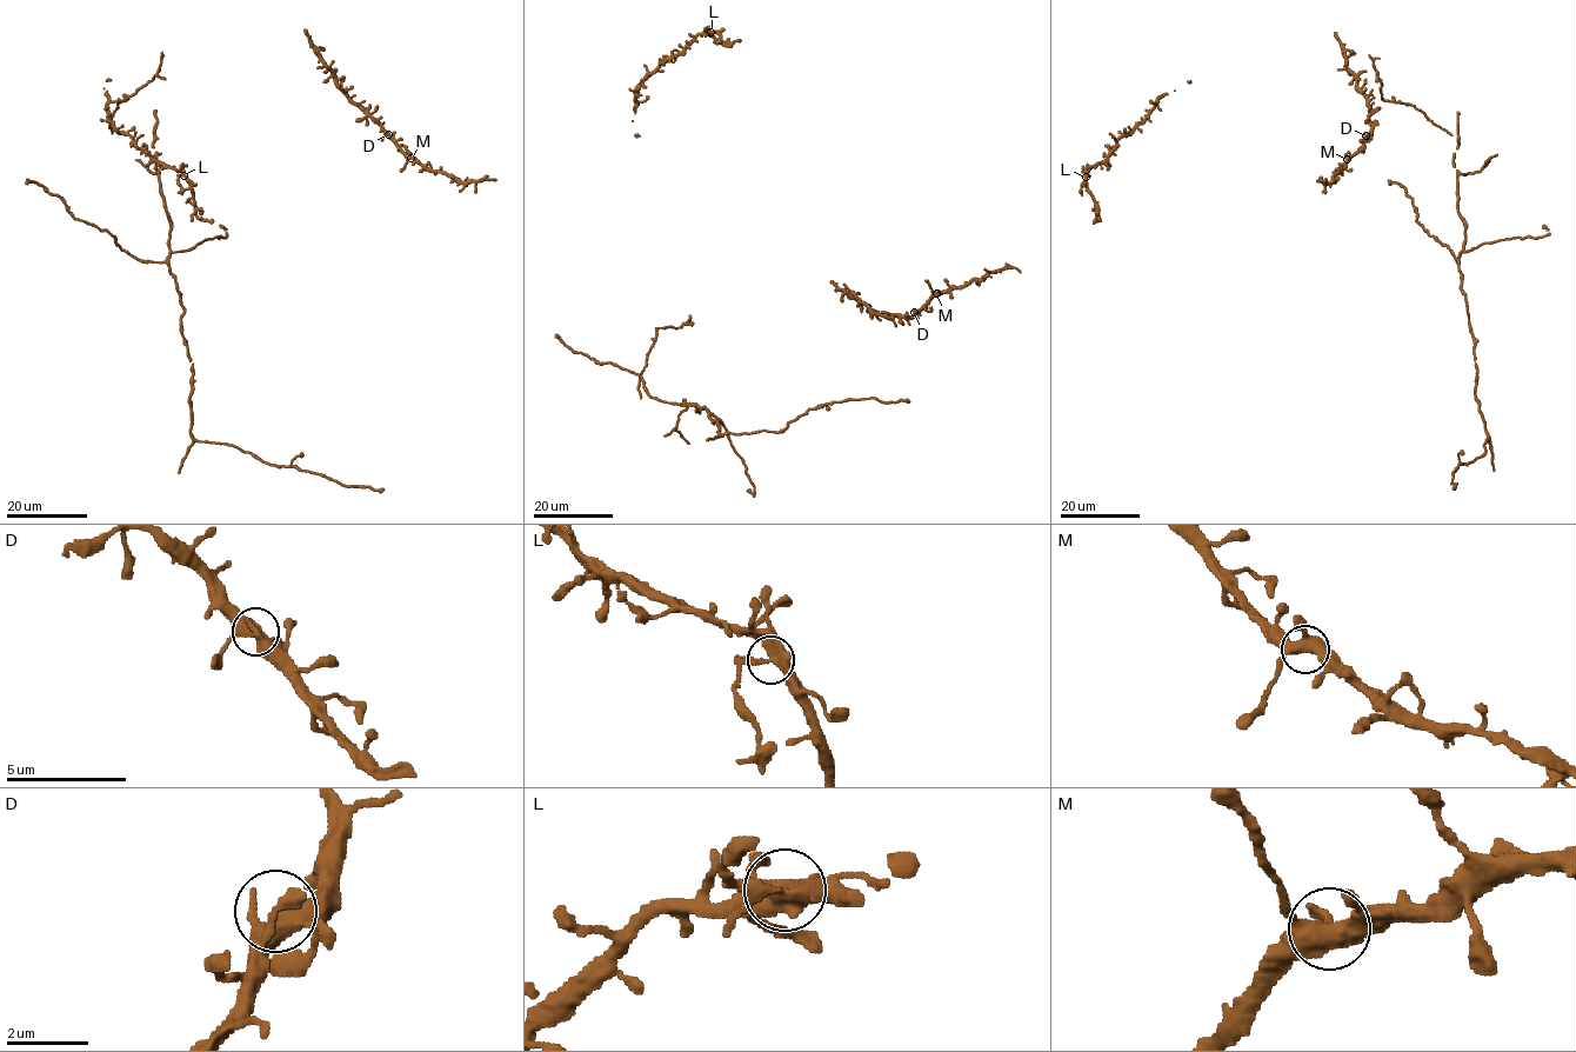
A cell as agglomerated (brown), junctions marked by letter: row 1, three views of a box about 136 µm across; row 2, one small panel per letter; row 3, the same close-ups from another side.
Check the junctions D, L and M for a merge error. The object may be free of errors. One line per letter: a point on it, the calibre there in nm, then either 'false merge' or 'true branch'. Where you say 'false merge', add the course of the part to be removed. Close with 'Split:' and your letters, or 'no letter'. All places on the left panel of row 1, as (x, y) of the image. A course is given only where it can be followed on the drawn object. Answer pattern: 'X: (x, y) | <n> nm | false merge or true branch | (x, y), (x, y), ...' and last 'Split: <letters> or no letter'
D: (388, 134) | 400 nm | true branch
L: (184, 175) | 420 nm | false merge | (182, 175), (178, 181), (182, 194)
M: (411, 158) | 440 nm | true branch
Split: L

